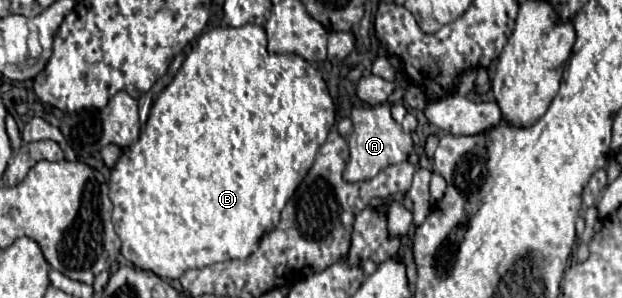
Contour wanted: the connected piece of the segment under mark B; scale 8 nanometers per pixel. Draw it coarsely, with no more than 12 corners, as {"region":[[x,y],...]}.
{"region":[[263,26],[201,34],[111,168],[121,254],[251,256],[335,124]]}

